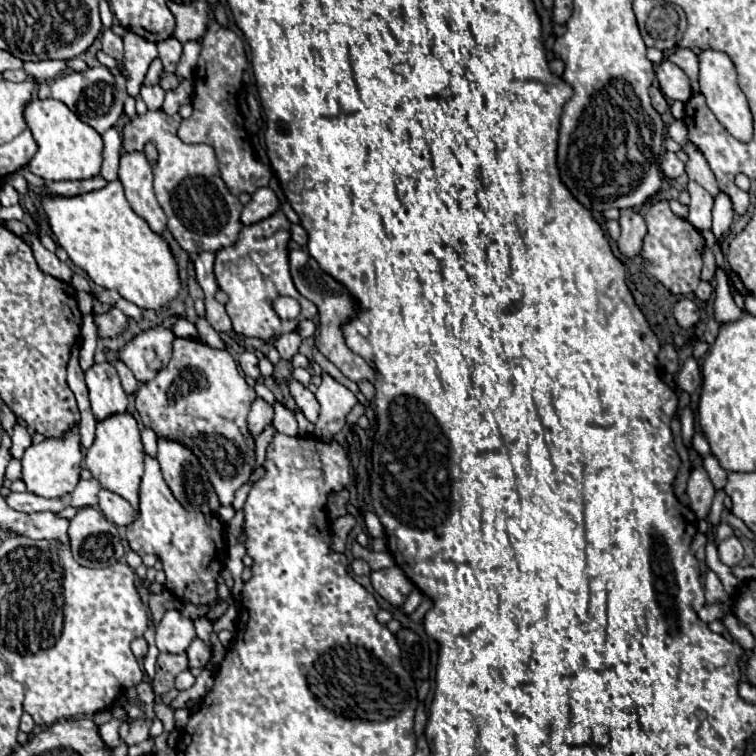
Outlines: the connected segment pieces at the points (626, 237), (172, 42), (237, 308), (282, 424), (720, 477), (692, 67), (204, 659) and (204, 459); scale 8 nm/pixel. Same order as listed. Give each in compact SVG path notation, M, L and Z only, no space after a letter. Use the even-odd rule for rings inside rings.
M621 209L621 237L617 241L619 251L627 257L635 257L641 251L643 237L647 233L647 225L643 215L639 215L637 209Z
M169 37L161 41L157 47L159 47L159 59L163 61L163 69L173 73L173 69L177 67L177 61L181 59L181 43L175 37Z
M277 211L265 221L243 227L237 243L221 249L215 255L215 279L219 283L219 289L229 295L225 309L233 321L235 333L239 335L269 339L273 335L289 333L297 329L299 321L313 319L317 315L317 307L295 289L289 275L289 259L287 259L287 243L291 239L289 227L291 223L287 221L287 217L281 211ZM279 293L295 297L301 303L301 315L295 321L281 321L271 309L273 299Z
M275 401L275 419L273 419L273 427L279 431L279 433L285 433L285 435L297 435L297 421L293 417L293 411L287 409L285 405L281 405L279 401Z
M713 453L705 455L703 465L705 465L705 469L707 469L707 473L709 473L713 485L715 485L717 489L721 489L721 487L725 485L725 481L727 481L727 471L719 465L719 461L715 459L715 455L713 455Z
M677 47L675 51L671 51L667 55L667 61L673 61L675 65L679 65L691 79L691 85L693 85L693 93L699 93L698 74L699 63L698 57L691 51L691 49L683 49L683 47Z
M195 637L193 643L191 643L189 649L187 649L187 657L189 657L189 667L199 667L199 669L203 669L203 667L209 663L211 649L209 649L209 645L207 645L203 639Z
M175 337L173 357L155 379L141 385L137 391L137 411L147 427L151 427L159 437L175 439L187 445L207 469L209 479L219 495L221 505L231 505L235 491L249 479L251 467L255 463L255 443L247 431L247 411L255 399L255 391L239 375L235 359L225 349L213 349L207 343L187 337Z

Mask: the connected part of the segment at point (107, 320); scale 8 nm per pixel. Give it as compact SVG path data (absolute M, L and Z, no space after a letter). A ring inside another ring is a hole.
M115 307L111 311L107 311L107 313L103 313L103 315L95 315L95 321L97 321L99 337L115 337L127 325L127 317Z

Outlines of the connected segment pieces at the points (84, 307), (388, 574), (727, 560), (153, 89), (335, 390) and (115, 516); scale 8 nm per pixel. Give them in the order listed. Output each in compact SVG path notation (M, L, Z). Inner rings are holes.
M79 291L79 293L77 293L77 303L79 303L79 311L81 311L83 315L89 315L89 313L93 311L93 299L91 299L89 293Z
M397 567L391 569L379 569L371 573L371 583L373 589L391 605L403 605L407 595L413 589L413 583L405 577L405 573Z
M735 535L717 543L717 549L719 549L719 559L729 567L737 565L743 559L743 545Z
M143 83L143 87L141 87L141 99L145 101L147 109L151 109L151 111L161 109L163 95L165 95L165 91L159 85L145 85Z
M329 373L321 375L321 383L315 391L315 397L321 405L319 421L315 423L315 437L329 441L335 433L343 429L345 417L357 403L357 397L347 387L337 383Z
M109 489L99 491L99 507L105 513L105 517L117 525L131 525L133 519L137 517L137 511L123 499L119 499L117 493Z

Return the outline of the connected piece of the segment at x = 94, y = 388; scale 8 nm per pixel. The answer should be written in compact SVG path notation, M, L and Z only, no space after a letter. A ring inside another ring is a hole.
M95 363L85 371L85 383L89 389L91 409L97 421L121 413L127 409L127 395L121 389L121 381L111 363Z

